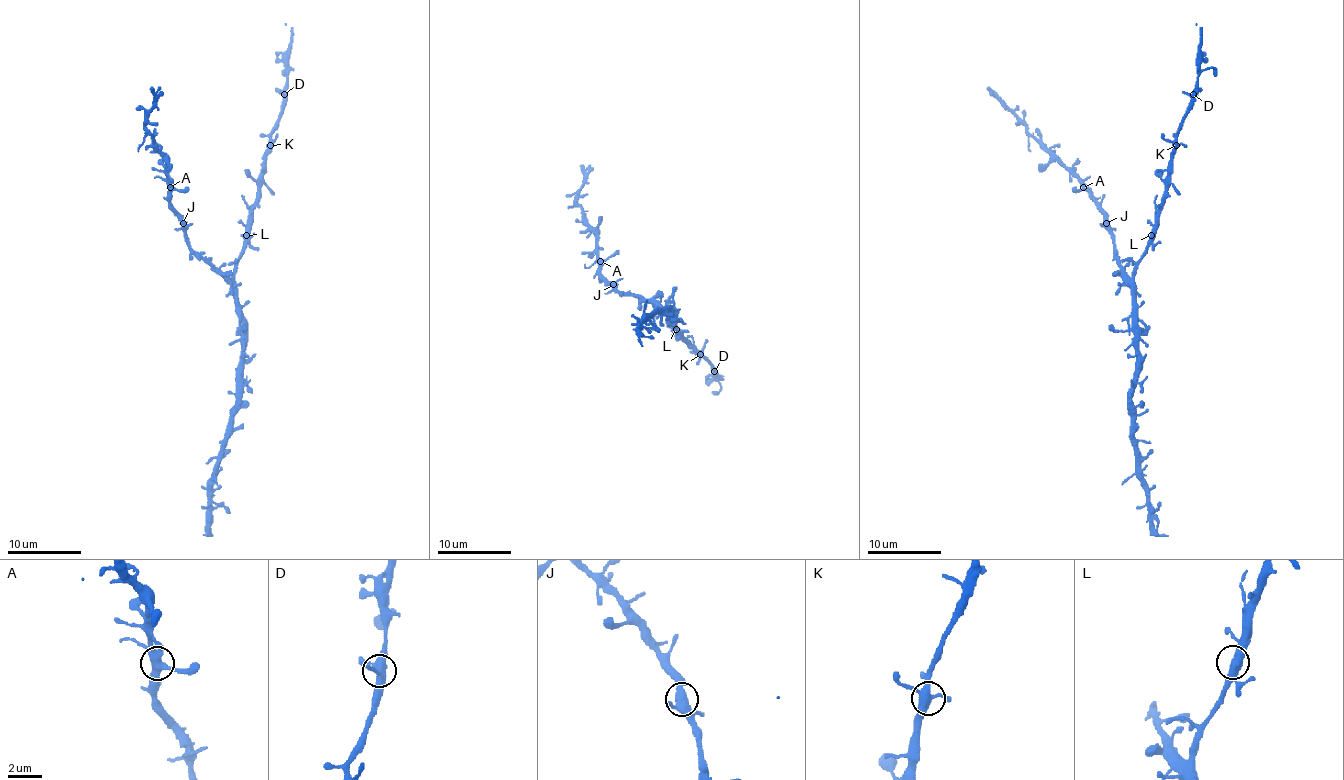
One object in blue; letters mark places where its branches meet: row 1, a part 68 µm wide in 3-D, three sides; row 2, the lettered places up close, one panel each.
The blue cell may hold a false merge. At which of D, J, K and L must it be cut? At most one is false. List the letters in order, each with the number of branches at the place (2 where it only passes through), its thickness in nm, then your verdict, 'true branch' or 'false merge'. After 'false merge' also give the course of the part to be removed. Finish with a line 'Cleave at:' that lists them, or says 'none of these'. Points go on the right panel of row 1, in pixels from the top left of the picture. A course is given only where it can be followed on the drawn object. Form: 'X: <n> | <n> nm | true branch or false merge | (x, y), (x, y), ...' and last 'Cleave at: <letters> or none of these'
D: 4 | 420 nm | true branch
J: 4 | 440 nm | true branch
K: 4 | 420 nm | true branch
L: 4 | 440 nm | true branch
Cleave at: none of these

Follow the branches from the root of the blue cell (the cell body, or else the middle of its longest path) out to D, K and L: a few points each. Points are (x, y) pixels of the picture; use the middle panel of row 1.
D: (665, 314), (714, 371)
K: (665, 314), (700, 354)
L: (665, 314), (676, 329)

